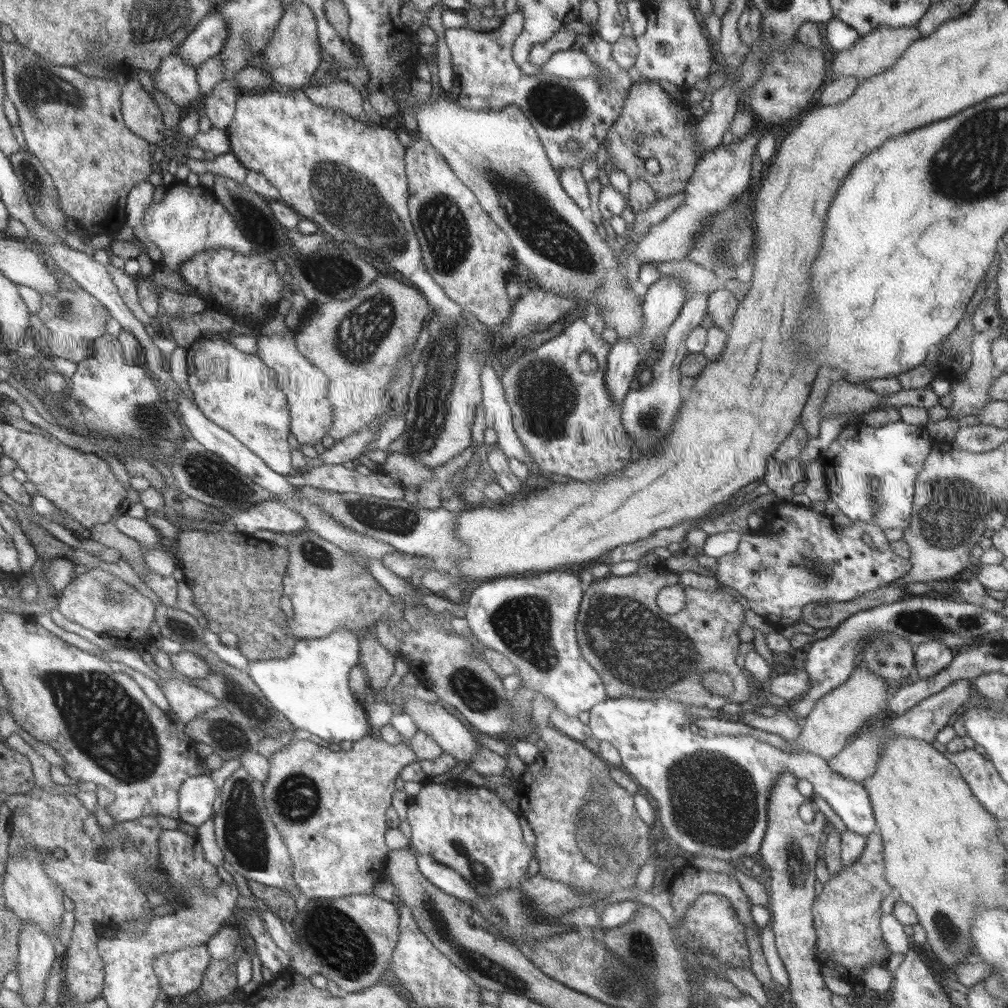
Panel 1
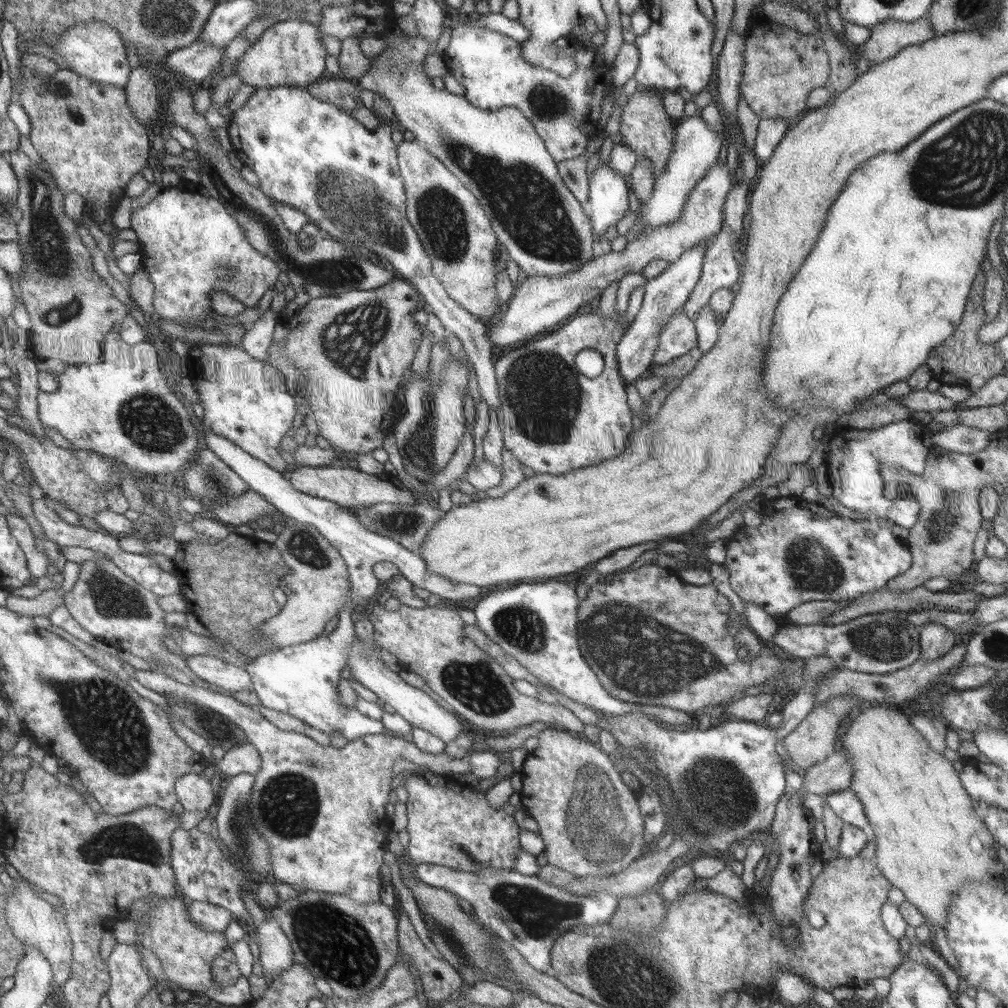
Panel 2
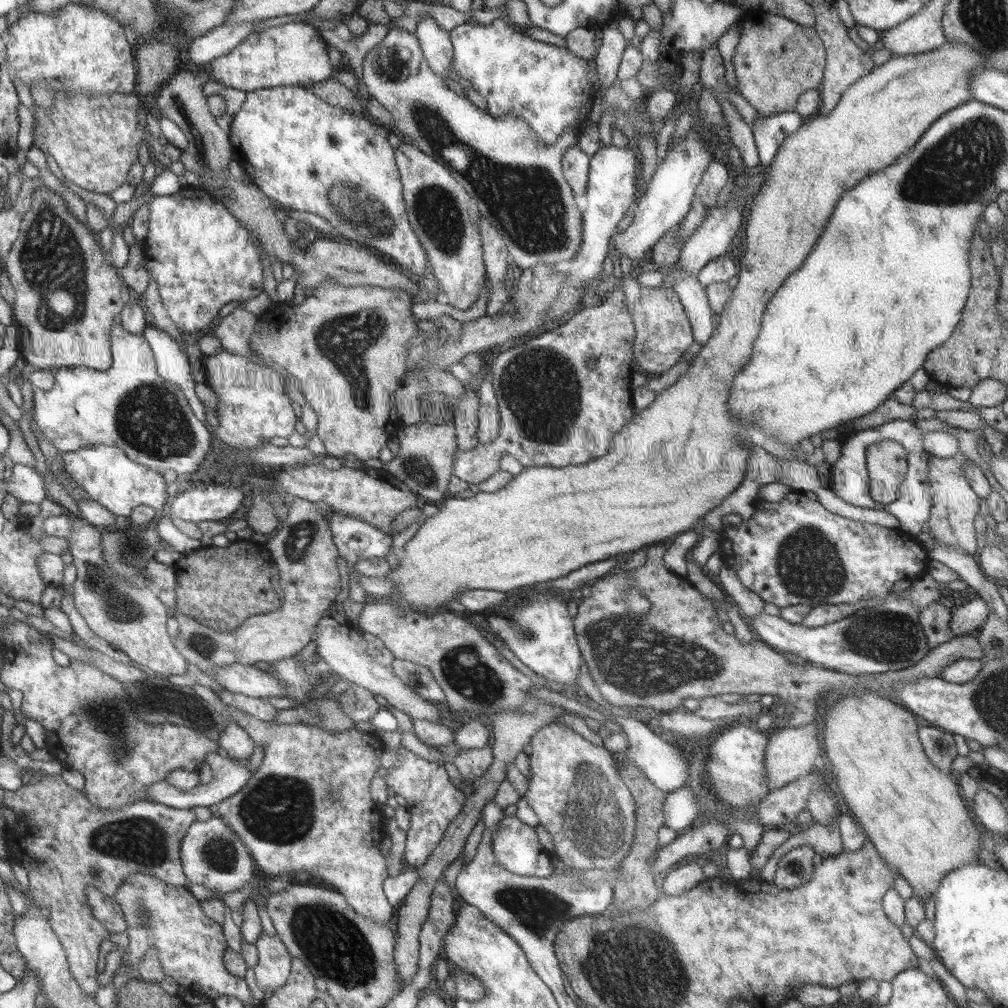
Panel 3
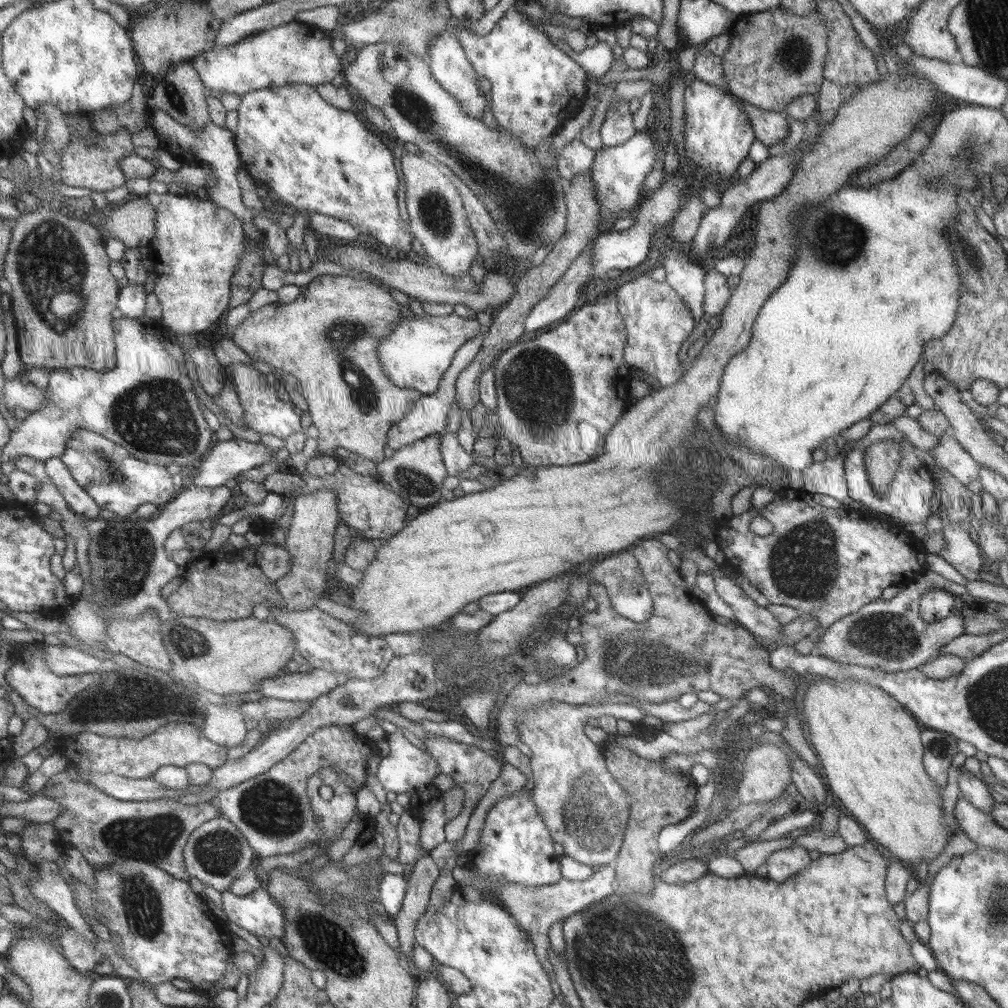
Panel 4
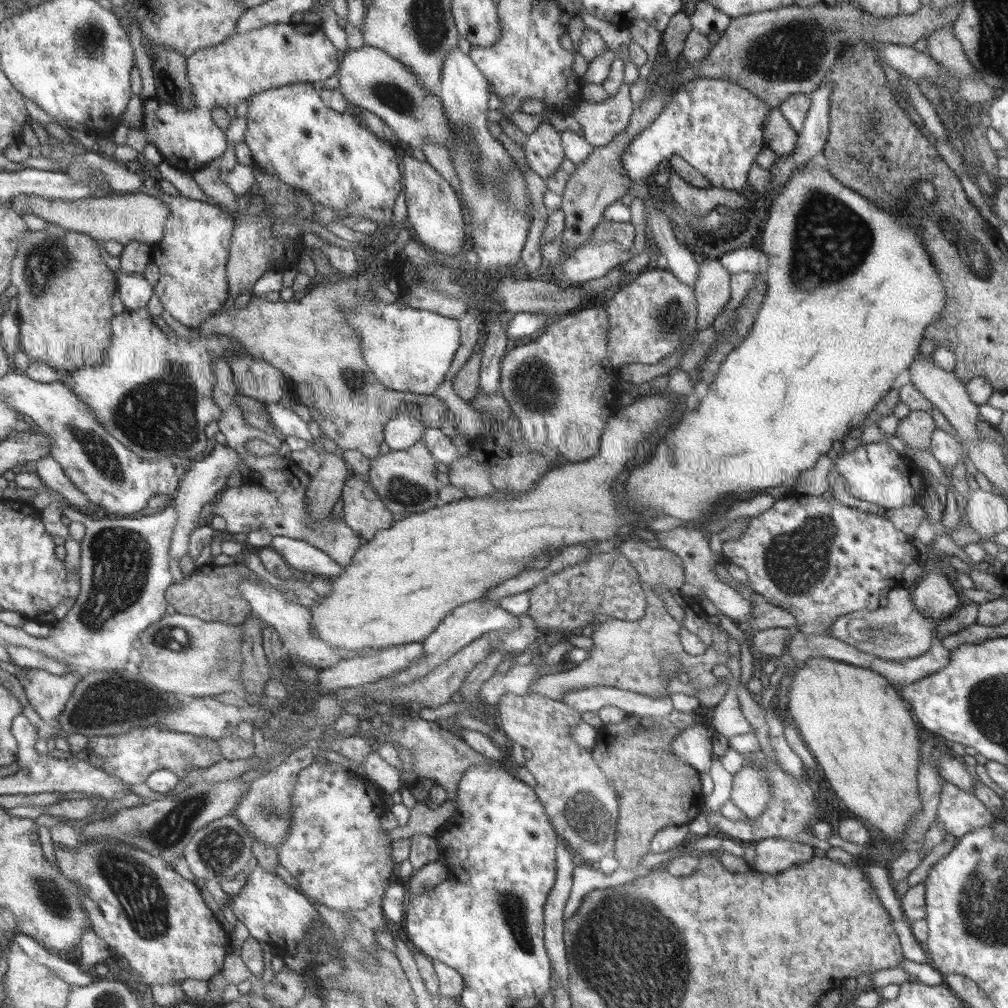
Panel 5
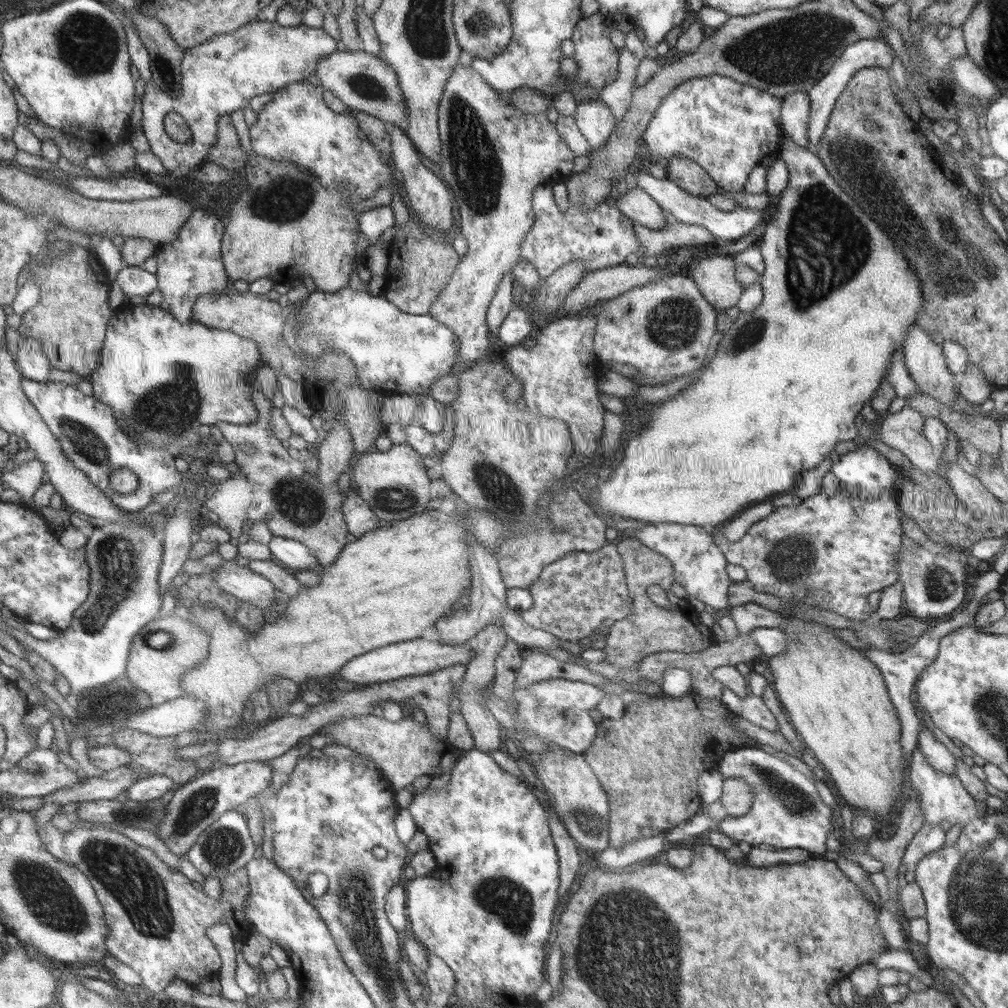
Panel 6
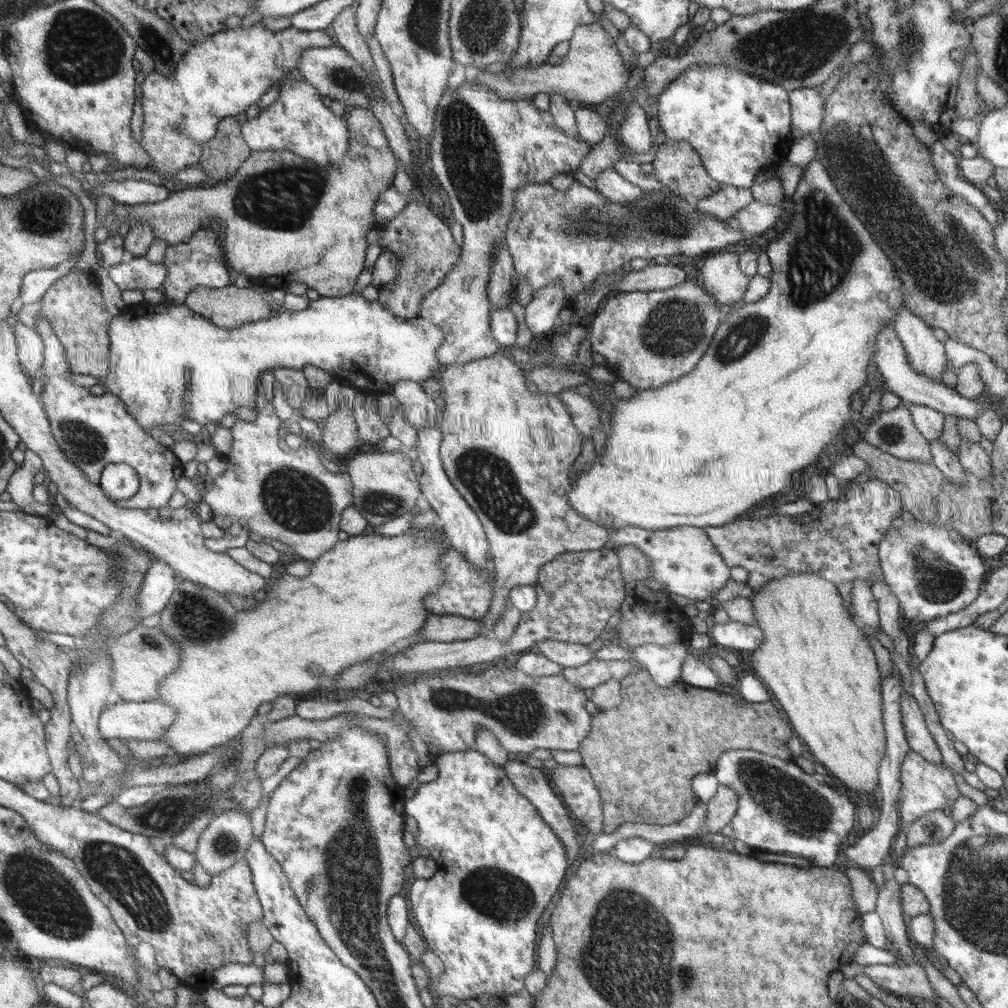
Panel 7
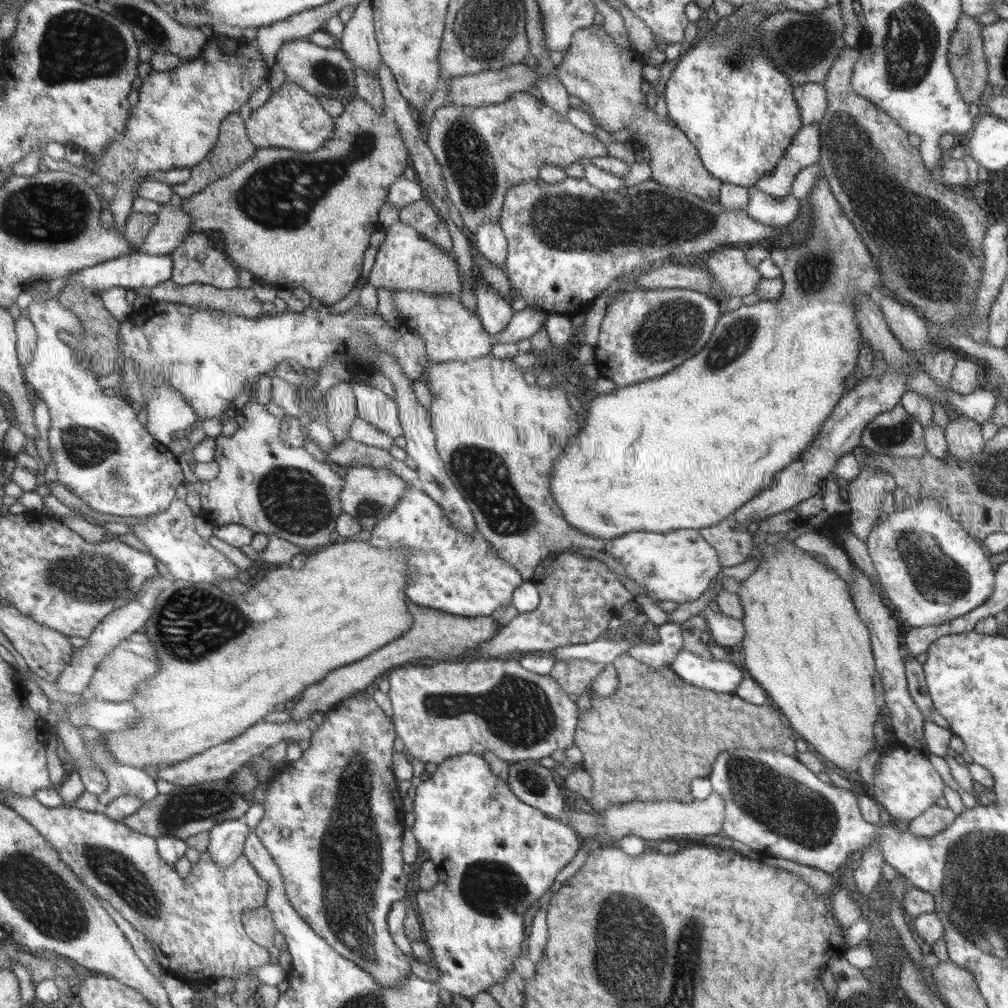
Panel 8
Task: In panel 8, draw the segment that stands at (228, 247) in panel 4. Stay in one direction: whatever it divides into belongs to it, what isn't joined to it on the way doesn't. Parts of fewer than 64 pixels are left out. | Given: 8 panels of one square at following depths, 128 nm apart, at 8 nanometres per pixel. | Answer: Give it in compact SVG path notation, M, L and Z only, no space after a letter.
M193 234L187 236L181 242L181 246L172 251L169 257L172 259L173 269L169 278L178 286L187 284L212 285L222 290L233 289L239 286L238 274L232 262L224 252L212 246L212 240L206 234Z

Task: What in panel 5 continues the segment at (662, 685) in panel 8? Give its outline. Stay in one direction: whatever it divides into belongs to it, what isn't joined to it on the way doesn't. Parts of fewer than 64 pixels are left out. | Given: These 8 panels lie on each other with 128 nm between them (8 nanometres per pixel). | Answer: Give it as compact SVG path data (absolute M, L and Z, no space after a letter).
M674 709L668 716L636 716L626 715L618 724L606 724L600 728L602 733L598 744L593 748L593 756L599 767L614 780L618 792L618 819L622 818L622 836L614 840L614 856L619 867L634 869L642 863L642 859L650 854L650 844L653 836L670 825L689 825L702 812L705 801L701 791L701 777L696 768L686 764L670 750L670 743L681 734L685 728L696 723L710 723L710 718L697 714L697 710L682 712Z

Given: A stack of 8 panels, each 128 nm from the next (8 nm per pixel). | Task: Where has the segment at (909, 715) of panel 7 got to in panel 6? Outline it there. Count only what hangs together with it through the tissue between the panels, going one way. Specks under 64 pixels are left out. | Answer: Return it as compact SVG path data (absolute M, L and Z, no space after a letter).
M924 722L921 723L917 741L917 749L938 772L955 774L957 766L954 755L934 737L934 733L926 728Z

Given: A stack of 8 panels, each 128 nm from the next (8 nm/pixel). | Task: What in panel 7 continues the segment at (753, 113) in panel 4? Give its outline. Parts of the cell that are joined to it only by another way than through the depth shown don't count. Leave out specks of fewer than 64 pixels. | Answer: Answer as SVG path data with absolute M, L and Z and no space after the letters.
M814 160L810 162L810 164L806 164L806 166L803 167L803 170L804 172L802 173L801 179L798 181L798 186L796 187L795 193L791 196L792 202L794 202L794 210L792 210L792 218L790 218L790 223L783 234L780 234L780 236L778 235L778 238L776 238L774 242L770 242L770 244L768 244L768 250L766 250L773 272L769 276L770 288L768 294L766 294L764 298L758 300L758 302L752 302L751 304L746 303L744 307L730 311L726 316L724 316L722 323L717 327L717 332L714 335L711 346L705 352L705 356L703 356L702 360L700 360L700 363L698 363L696 370L692 373L688 374L686 377L682 377L682 379L678 379L678 381L674 381L674 383L670 383L670 385L665 385L661 388L648 389L644 391L636 390L635 396L629 400L614 399L616 402L613 404L612 412L610 412L610 424L608 424L608 428L610 428L610 436L607 437L606 435L606 444L601 451L602 457L598 458L597 455L597 459L594 461L592 467L590 467L588 471L584 471L584 474L580 473L580 475L578 475L578 478L576 478L576 483L574 483L574 486L571 485L570 491L566 494L570 506L572 506L572 508L574 508L580 516L584 516L584 518L592 520L592 522L597 522L599 525L606 527L608 531L624 527L624 524L628 524L628 526L633 527L638 526L638 528L658 530L681 527L684 525L705 529L706 527L719 527L724 524L734 523L734 520L740 518L743 514L747 514L747 511L750 510L750 508L752 508L752 506L756 503L762 502L773 494L787 494L792 485L792 474L794 474L794 472L802 472L806 466L816 464L816 462L818 462L818 456L826 450L826 447L828 447L828 445L830 445L832 441L840 435L840 433L844 433L844 430L850 430L852 410L850 410L850 406L848 406L848 404L850 404L850 400L852 400L852 394L854 394L854 392L858 392L858 390L866 384L866 380L869 380L869 367L870 364L874 364L873 358L875 354L875 346L877 346L877 335L879 334L879 330L881 330L881 328L885 328L885 324L892 325L893 319L897 316L897 312L899 312L901 308L906 307L906 298L903 296L903 280L898 276L898 272L894 268L894 264L890 262L890 258L884 254L884 250L878 246L878 242L876 242L876 240L872 238L872 234L866 230L864 222L862 222L860 218L856 218L856 216L854 216L854 212L852 212L852 207L850 206L849 201L847 201L839 192L833 177L829 175L828 170L825 169L825 166L822 165L821 162Z

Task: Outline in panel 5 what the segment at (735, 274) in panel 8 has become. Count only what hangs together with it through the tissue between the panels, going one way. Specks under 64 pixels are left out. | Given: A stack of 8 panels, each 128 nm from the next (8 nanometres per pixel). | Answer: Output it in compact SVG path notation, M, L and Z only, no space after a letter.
M704 259L694 290L698 297L698 330L712 326L712 322L725 308L731 297L731 274L718 259Z

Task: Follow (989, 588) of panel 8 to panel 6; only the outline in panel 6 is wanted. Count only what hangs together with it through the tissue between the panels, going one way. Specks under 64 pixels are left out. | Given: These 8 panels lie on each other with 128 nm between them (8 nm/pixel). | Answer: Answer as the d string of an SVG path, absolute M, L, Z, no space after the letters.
M946 545L948 555L934 554L920 546L916 551L902 549L901 579L903 586L904 615L919 619L946 618L956 612L956 608L966 598L964 583L968 578L968 570L972 571L975 562L968 550Z

